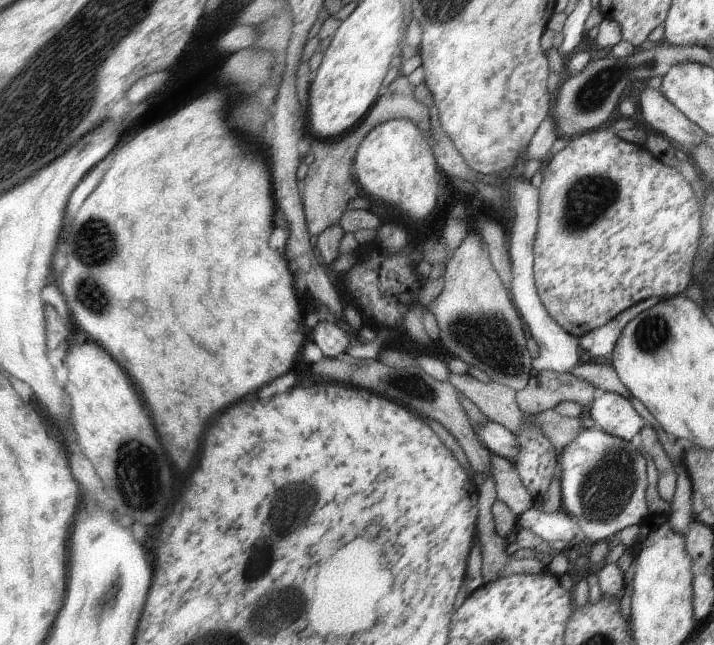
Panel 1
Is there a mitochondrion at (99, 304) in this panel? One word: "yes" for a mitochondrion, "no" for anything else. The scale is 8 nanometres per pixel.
yes

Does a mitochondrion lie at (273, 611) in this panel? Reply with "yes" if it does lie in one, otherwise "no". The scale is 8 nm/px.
yes

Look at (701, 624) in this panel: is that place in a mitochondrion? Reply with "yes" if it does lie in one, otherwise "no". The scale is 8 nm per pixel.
no

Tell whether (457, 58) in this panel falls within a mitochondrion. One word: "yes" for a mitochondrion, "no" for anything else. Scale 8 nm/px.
no

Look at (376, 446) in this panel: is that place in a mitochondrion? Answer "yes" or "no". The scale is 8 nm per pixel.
no

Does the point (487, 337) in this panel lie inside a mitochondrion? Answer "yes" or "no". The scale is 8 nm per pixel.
yes

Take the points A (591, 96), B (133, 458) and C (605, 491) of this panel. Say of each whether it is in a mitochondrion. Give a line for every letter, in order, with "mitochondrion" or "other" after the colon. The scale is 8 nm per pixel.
A: mitochondrion
B: mitochondrion
C: mitochondrion

